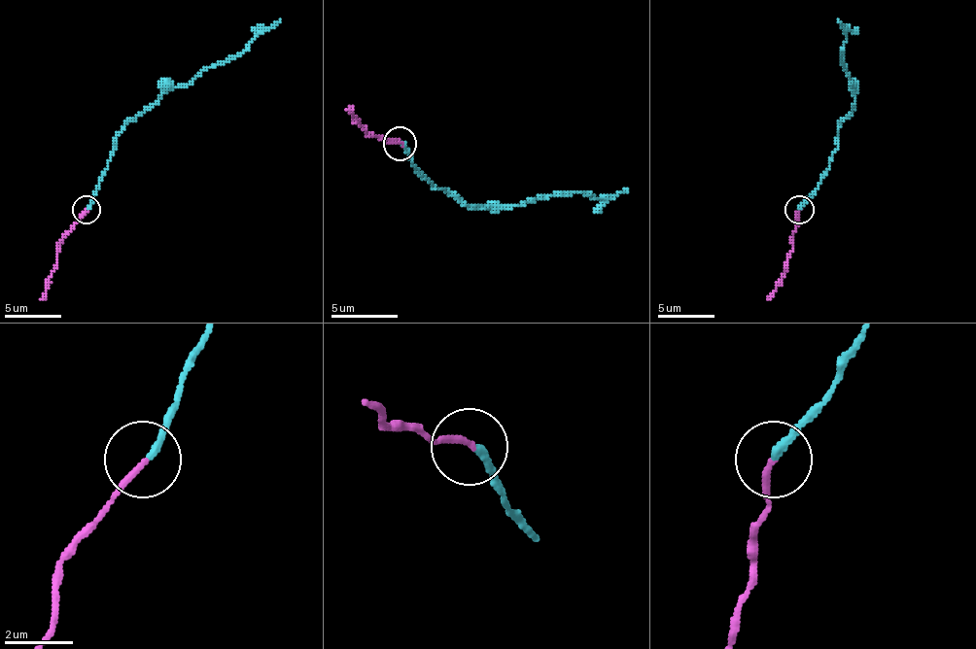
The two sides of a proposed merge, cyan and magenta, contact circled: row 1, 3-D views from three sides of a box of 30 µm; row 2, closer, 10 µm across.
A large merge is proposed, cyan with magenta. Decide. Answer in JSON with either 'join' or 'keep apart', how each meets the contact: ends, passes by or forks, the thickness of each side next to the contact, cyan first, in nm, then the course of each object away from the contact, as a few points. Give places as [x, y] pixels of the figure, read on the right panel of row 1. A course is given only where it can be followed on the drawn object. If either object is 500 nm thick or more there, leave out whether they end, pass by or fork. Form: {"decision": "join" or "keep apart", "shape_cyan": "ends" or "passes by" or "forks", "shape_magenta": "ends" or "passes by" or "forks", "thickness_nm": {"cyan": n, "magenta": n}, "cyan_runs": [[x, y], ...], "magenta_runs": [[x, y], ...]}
{"decision": "keep apart", "shape_cyan": "ends", "shape_magenta": "ends", "thickness_nm": {"cyan": 220, "magenta": 170}, "cyan_runs": [[798, 209], [829, 166], [838, 135], [854, 101], [841, 59], [847, 30], [838, 19]], "magenta_runs": [[798, 209], [787, 268], [767, 299]]}

